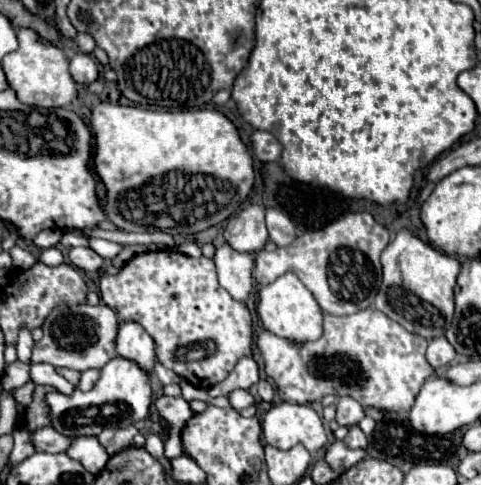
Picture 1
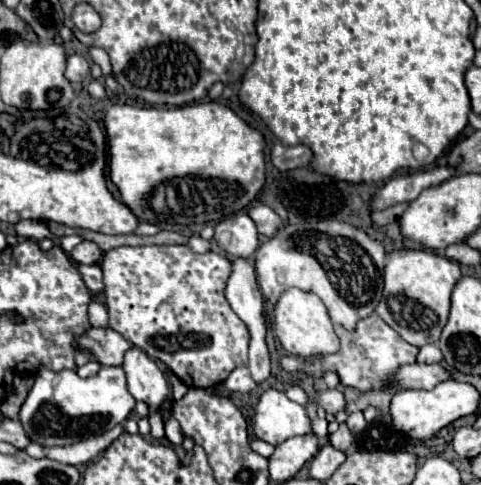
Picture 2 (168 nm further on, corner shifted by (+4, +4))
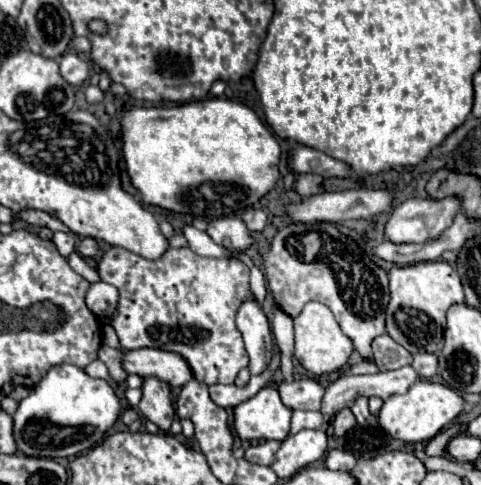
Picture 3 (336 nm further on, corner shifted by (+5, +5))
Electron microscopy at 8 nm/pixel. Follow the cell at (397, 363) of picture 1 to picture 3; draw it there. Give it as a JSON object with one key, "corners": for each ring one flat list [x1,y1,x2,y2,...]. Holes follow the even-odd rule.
{"corners":[[388,334,378,336,372,342,372,348,374,348,374,362,380,370,396,370,406,364,412,364,412,354,406,348,398,346]]}

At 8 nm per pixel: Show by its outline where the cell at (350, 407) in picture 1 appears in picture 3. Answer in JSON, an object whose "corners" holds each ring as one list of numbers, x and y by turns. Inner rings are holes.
{"corners":[[302,378,294,382,282,382,278,386,282,404,290,410,318,410,322,402,324,388,312,380,312,378]]}

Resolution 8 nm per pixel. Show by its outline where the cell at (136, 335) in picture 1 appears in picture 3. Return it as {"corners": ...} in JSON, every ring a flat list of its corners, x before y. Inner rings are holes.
{"corners":[[144,378,144,386,142,386,142,400,138,404,140,412,154,422,160,430,168,432,170,424,176,418,176,410,170,398,170,386,164,384,158,378]]}

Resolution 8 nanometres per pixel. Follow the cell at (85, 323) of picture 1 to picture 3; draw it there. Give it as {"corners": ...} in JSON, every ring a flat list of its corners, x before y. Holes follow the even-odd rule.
{"corners":[[138,348,124,354,124,368,128,374,138,374,144,378,164,380,168,386,184,386,192,380,192,368,184,356,176,352,164,352,158,348]]}

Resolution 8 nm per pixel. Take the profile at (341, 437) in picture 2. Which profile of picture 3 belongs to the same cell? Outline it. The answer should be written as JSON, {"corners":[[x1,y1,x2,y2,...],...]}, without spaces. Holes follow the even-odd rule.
{"corners":[[350,408,340,410,340,412,334,416,332,426,334,426,334,434,336,434,336,436,344,436,348,430,352,430,352,428,356,426,356,418,354,418,352,410,350,410]]}

